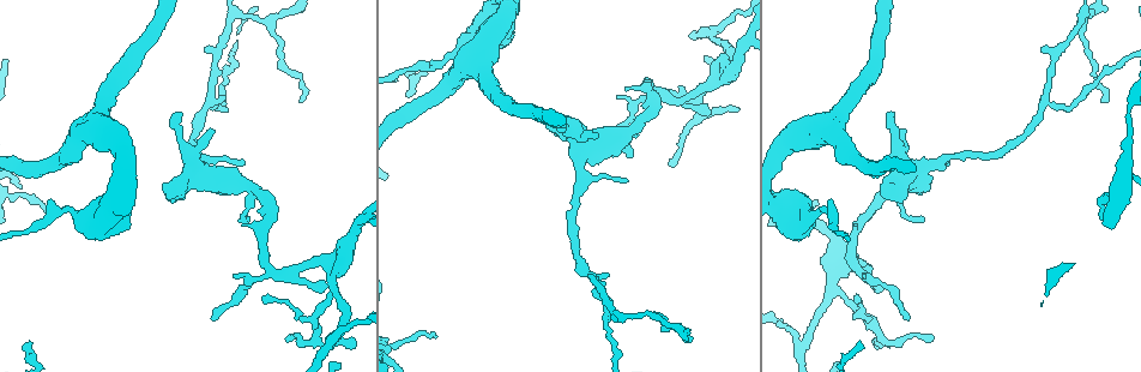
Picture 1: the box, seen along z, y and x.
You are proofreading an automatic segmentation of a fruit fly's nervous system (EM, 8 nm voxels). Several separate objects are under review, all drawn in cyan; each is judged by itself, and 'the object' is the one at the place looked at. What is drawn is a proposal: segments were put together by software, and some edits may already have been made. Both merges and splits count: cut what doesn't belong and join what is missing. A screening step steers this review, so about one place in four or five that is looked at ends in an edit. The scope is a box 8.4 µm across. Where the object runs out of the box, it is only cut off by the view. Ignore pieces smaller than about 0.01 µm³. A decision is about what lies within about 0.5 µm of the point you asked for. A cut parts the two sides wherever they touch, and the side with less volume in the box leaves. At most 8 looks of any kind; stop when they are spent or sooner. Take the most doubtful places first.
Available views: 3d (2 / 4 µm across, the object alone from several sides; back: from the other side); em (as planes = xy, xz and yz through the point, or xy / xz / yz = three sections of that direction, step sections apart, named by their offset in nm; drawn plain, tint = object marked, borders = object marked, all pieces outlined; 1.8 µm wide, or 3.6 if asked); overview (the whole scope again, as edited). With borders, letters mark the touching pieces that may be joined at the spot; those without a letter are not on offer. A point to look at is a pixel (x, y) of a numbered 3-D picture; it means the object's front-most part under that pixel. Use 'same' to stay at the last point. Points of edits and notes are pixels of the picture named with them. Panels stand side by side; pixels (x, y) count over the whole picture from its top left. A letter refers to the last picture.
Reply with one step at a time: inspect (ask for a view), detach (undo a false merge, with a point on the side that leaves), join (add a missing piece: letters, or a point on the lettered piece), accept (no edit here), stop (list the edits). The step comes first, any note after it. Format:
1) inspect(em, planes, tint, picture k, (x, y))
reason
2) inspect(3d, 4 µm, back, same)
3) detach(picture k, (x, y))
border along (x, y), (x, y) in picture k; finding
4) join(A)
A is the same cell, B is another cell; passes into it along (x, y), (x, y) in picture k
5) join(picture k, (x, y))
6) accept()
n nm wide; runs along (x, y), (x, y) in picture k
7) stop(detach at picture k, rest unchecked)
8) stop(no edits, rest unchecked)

inspect(3d, 2 µm, picture 1, (802, 340))

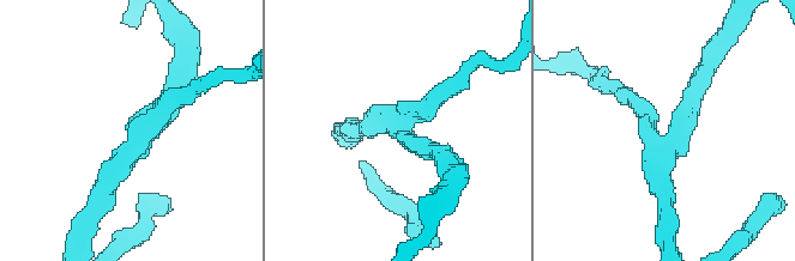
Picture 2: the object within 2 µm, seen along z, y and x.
inspect(em, xz, step 4, tint, picture 2, (141, 127))
3 arms; shape alone is not enough

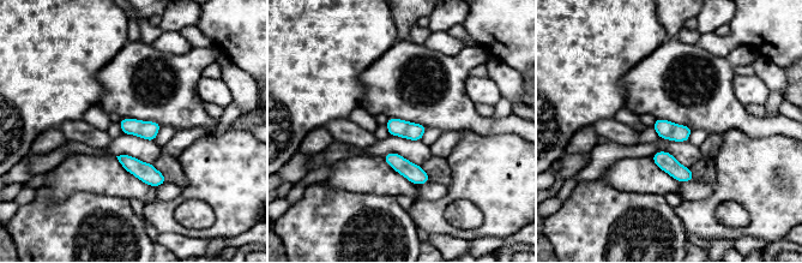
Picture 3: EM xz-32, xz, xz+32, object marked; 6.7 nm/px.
inspect(em, planes, borders, same)

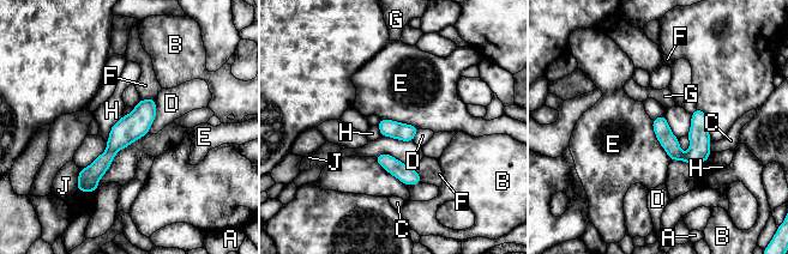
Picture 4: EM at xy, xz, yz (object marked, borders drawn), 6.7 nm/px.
accept()
E touches over 650 nm; A, B, C, D, E, F, G, H and J are other cells; all the same neuron

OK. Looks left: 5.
inspect(em, planes, tint, picture 1, (914, 174))
sudden change in width

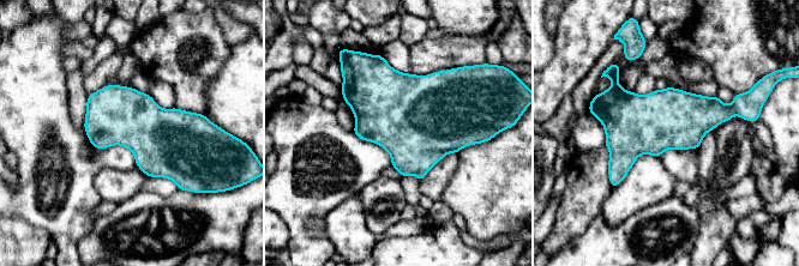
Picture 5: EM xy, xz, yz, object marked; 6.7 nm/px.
inspect(em, planes, borders, same)
what lies round it

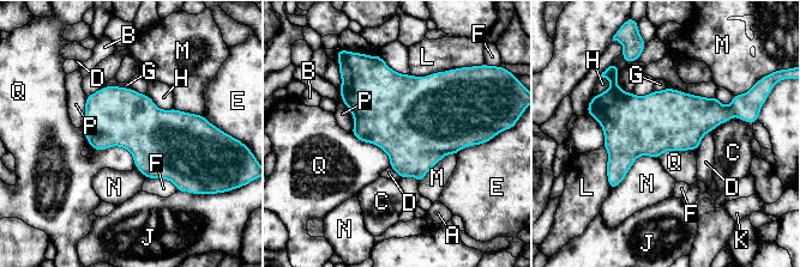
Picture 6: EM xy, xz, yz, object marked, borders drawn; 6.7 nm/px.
accept()
A, B, C, D, E, F, G, H, J, K, L, M, N, P and Q are other cells; border along (82, 128), (136, 167) in picture 6; all the same neuron

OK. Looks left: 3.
inspect(em, yz, step 16, borders, picture 1, (288, 338))
an open end

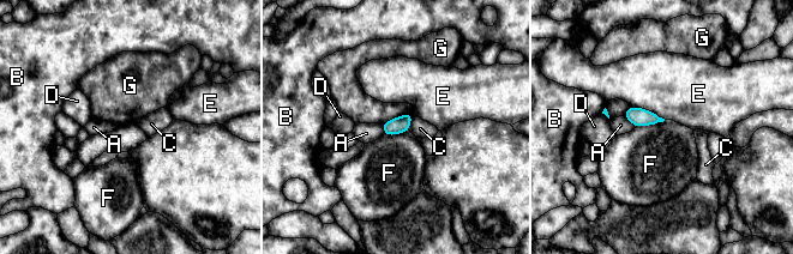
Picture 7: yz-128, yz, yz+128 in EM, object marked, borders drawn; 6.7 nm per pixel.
accept()
80 nm wide; A, B, C, D, E, F and G are other cells; border along (410, 114), (394, 116), (382, 124) in picture 7; no lettered piece goes on from it

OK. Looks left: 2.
stop(no edits, rest unchecked)

